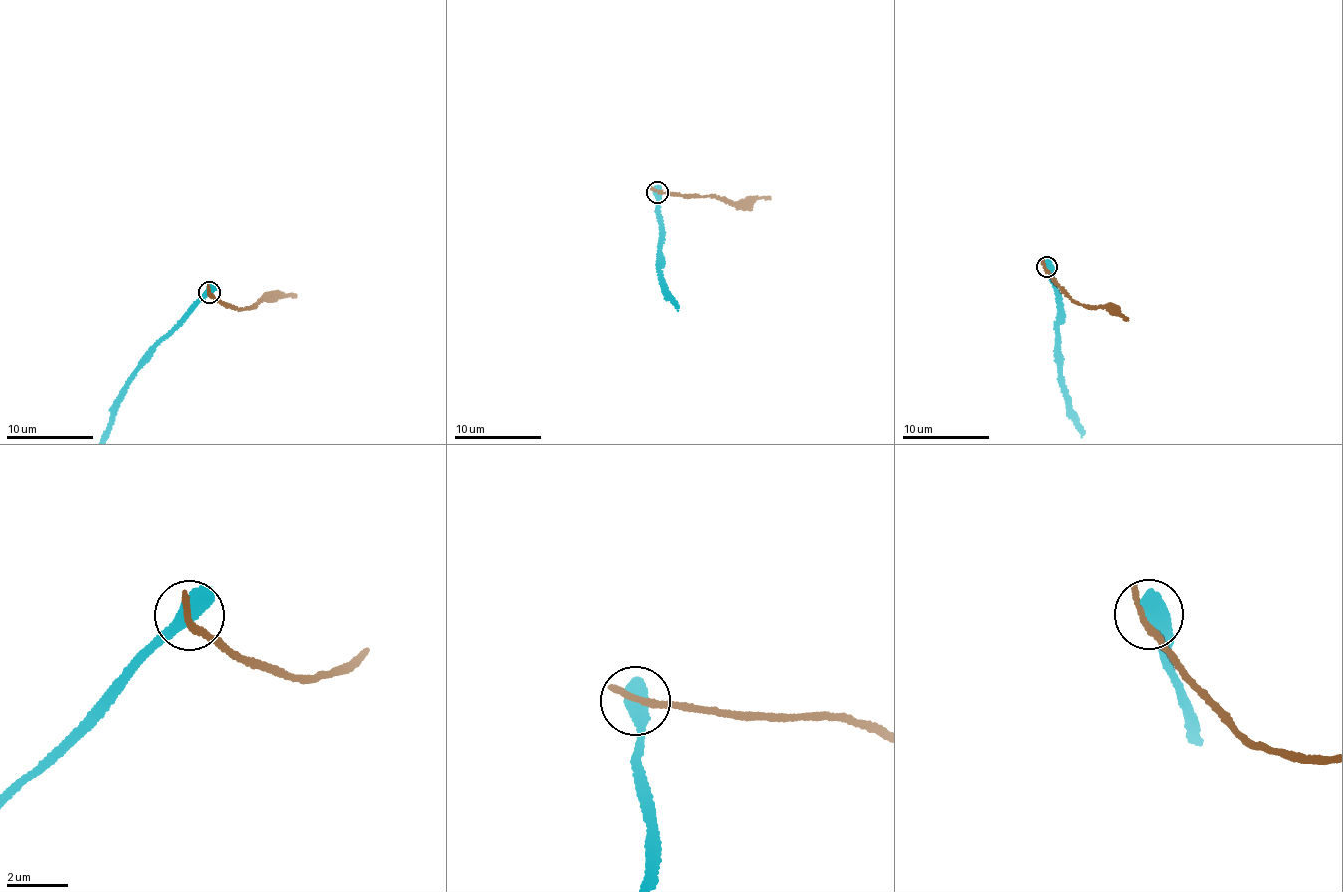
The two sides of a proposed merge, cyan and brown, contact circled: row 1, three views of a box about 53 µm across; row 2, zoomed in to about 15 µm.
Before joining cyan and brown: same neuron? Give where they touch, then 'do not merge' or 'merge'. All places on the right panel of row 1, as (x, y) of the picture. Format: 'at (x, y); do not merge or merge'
at (1046, 266); do not merge

